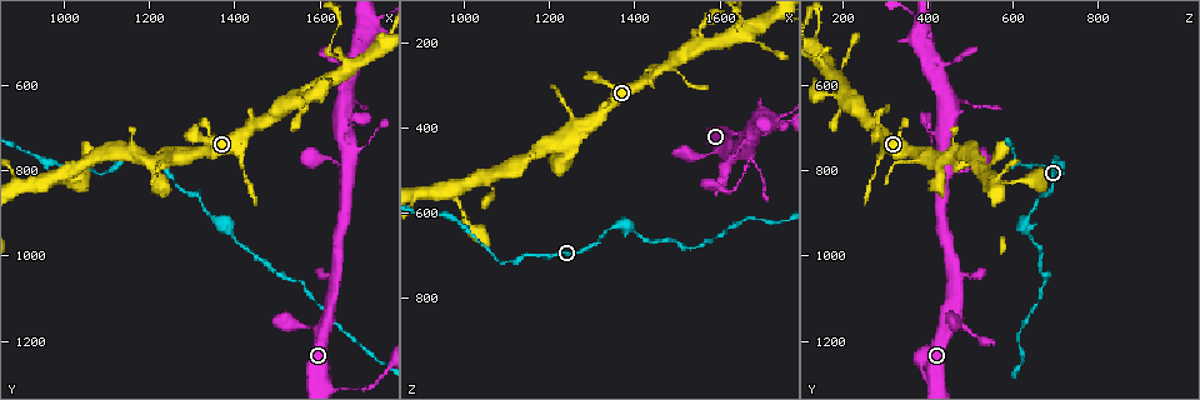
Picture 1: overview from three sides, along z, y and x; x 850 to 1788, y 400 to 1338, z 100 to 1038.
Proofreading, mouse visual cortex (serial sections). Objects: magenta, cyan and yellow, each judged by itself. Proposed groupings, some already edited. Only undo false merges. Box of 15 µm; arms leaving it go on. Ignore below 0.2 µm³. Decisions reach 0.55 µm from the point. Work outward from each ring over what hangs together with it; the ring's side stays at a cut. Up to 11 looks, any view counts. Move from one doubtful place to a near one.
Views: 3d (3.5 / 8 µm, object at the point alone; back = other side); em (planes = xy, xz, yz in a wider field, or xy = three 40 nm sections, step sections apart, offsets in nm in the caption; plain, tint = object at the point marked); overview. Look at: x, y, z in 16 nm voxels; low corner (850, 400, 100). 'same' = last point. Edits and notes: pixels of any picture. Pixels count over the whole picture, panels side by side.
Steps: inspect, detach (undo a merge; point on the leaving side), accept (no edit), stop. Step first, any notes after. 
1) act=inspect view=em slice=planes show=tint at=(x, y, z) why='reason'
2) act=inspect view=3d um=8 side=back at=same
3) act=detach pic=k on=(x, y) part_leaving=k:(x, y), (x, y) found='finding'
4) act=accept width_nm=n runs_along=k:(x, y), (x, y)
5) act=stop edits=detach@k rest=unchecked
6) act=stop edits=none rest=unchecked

act=inspect view=3d um=3.5 at=(1655, 695, 450) why='abrupt turn'

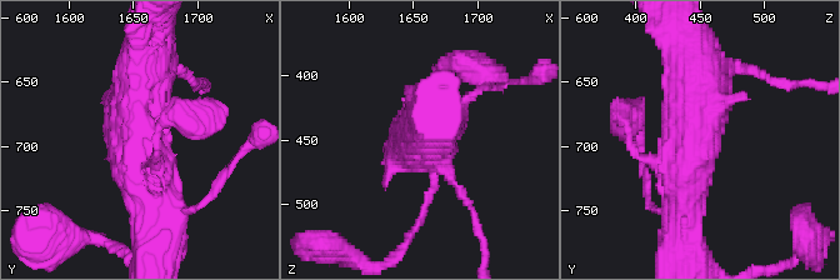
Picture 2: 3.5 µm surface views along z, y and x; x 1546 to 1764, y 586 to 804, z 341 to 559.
act=inspect view=em slice=planes show=tint at=(1652, 698, 448) why='now the EM'

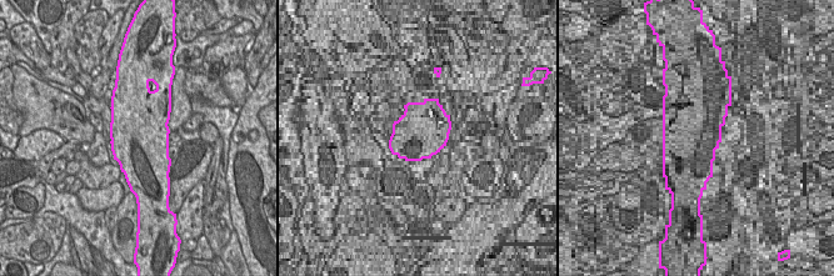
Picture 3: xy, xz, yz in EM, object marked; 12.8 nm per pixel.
act=inspect view=em slice=xy step=3 show=tint at=same

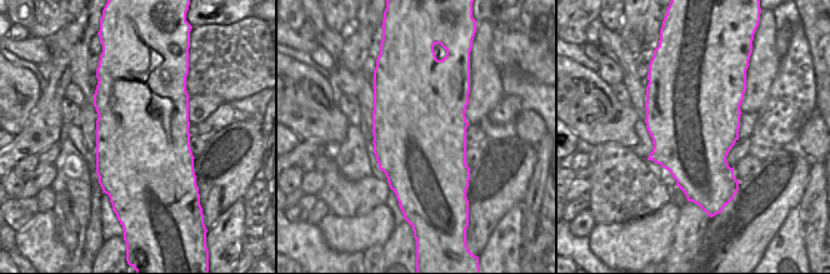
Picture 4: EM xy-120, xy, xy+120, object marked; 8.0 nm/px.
act=accept runs_along=2:(681, 216), (695, 175), (695, 64) found='continuous, no second cell'

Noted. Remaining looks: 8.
act=inspect view=3d um=8 at=(1085, 815, 715)

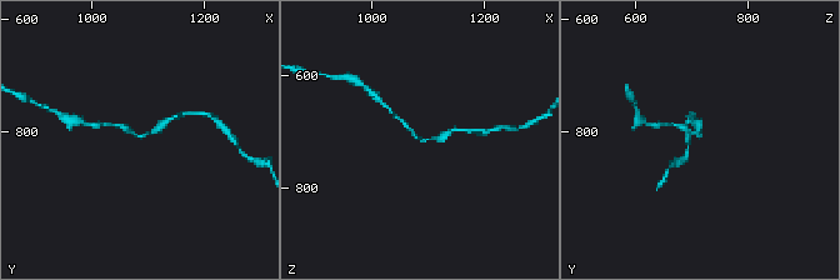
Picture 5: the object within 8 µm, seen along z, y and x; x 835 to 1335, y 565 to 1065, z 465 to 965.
act=inspect view=em slice=xy step=2 show=tint at=(1090, 810, 710) arm_widths_nm=150,250 why='shape alone is not enough'

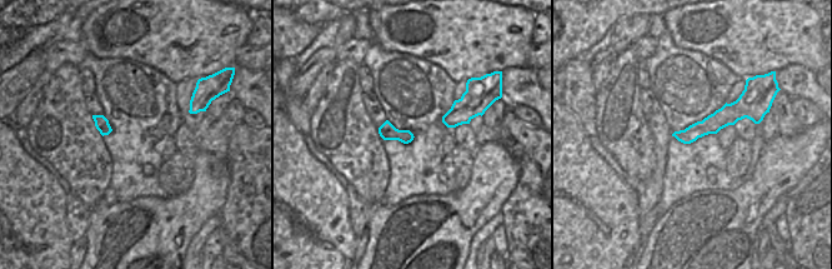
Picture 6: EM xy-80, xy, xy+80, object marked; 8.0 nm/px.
act=accept found='continuous, no second cell'

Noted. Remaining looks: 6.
act=inspect view=3d um=3.5 at=(1400, 955, 650) why='calibre changes'

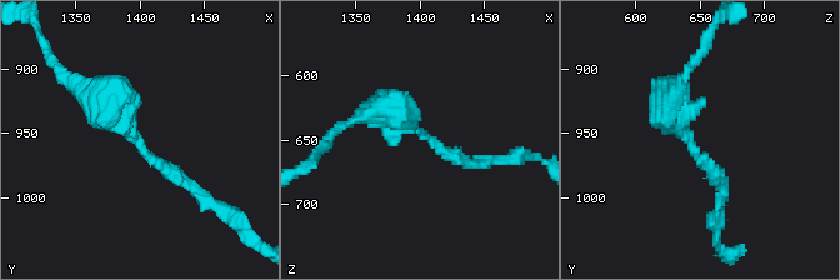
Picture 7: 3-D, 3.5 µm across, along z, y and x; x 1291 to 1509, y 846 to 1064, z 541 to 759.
act=accept runs_along=7:(86, 95), (198, 191) found='all the same cell'

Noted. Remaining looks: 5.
act=inspect view=3d um=3.5 at=(1580, 1165, 460)

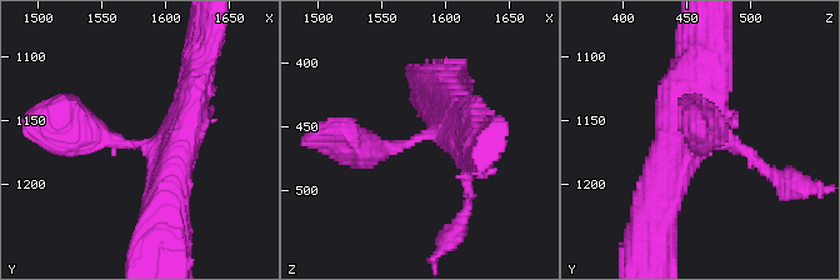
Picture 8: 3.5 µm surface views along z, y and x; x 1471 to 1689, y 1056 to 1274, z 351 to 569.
act=accept runs_along=8:(171, 180), (159, 149), (55, 130) found='one cell here'

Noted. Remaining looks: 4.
act=stop edits=none rest=unchecked

